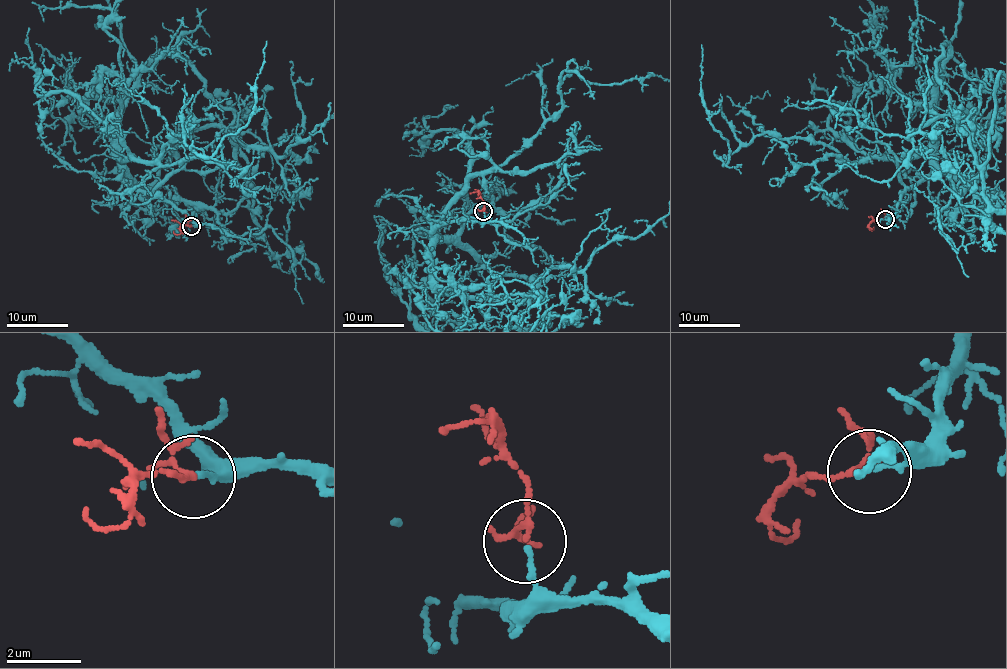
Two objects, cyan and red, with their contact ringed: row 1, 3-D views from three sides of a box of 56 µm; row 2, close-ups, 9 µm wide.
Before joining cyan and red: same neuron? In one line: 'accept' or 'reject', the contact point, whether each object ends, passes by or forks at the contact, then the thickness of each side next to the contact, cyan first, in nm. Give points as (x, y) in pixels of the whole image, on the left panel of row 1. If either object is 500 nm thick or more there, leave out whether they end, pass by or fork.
accept; at (191, 226); cyan ends there; red forks there; 130 nm thick on the cyan side, 90 nm on the other

